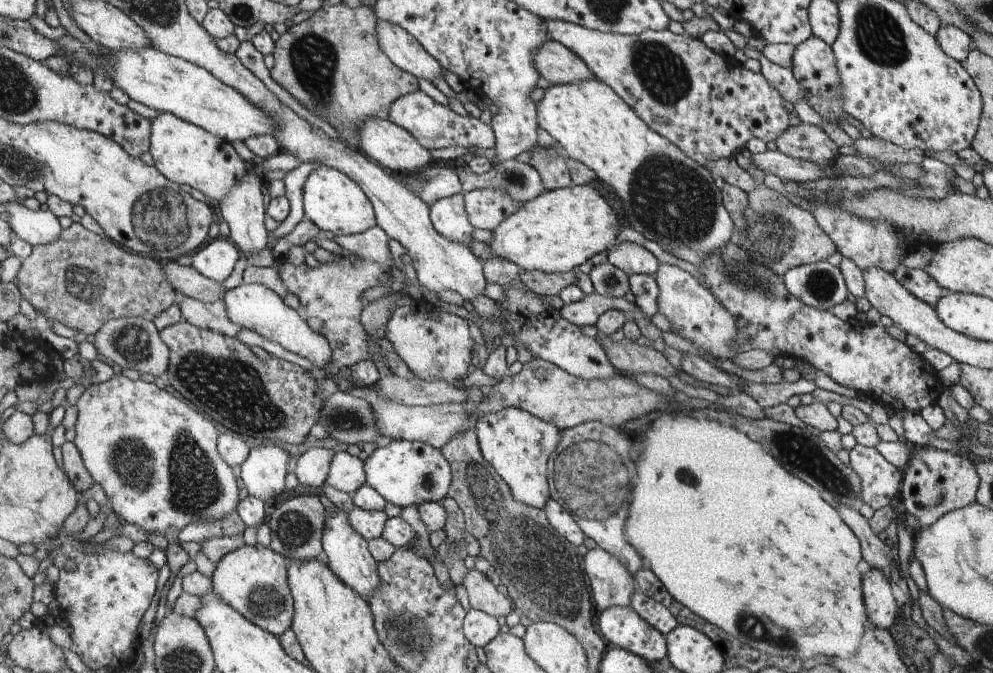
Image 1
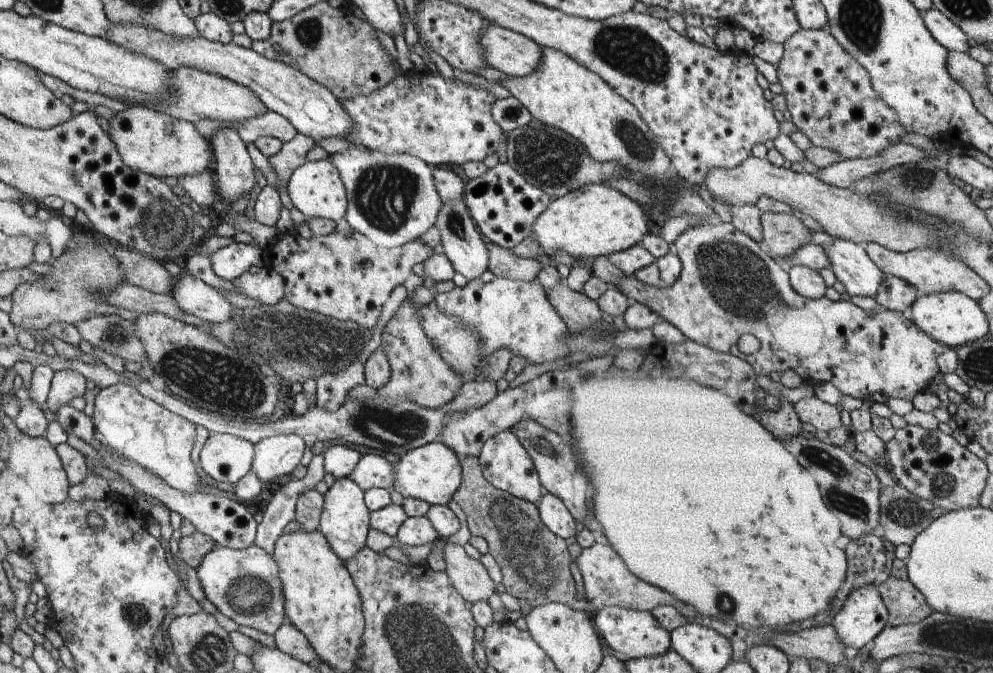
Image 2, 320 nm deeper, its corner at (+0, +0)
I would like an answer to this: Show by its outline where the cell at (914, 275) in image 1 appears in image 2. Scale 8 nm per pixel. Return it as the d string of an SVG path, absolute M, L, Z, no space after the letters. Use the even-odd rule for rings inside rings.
M885 275L876 291L876 302L891 311L906 310L917 299L916 287L899 278Z

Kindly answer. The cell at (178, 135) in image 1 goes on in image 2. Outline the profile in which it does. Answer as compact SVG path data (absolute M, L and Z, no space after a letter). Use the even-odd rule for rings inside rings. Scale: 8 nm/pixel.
M132 105L118 111L109 120L109 133L124 162L136 171L159 176L161 179L174 176L199 175L212 160L210 144L200 135L191 122L173 118L168 114L142 105Z

